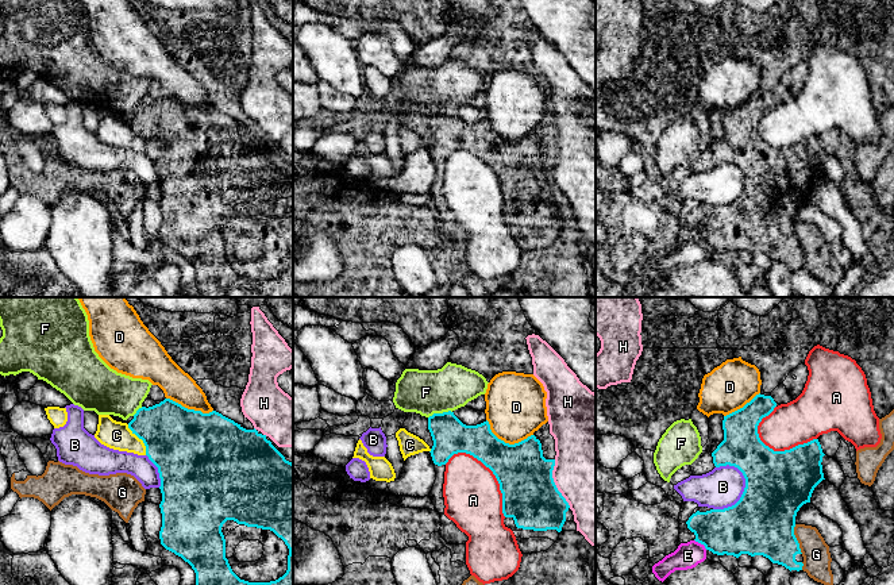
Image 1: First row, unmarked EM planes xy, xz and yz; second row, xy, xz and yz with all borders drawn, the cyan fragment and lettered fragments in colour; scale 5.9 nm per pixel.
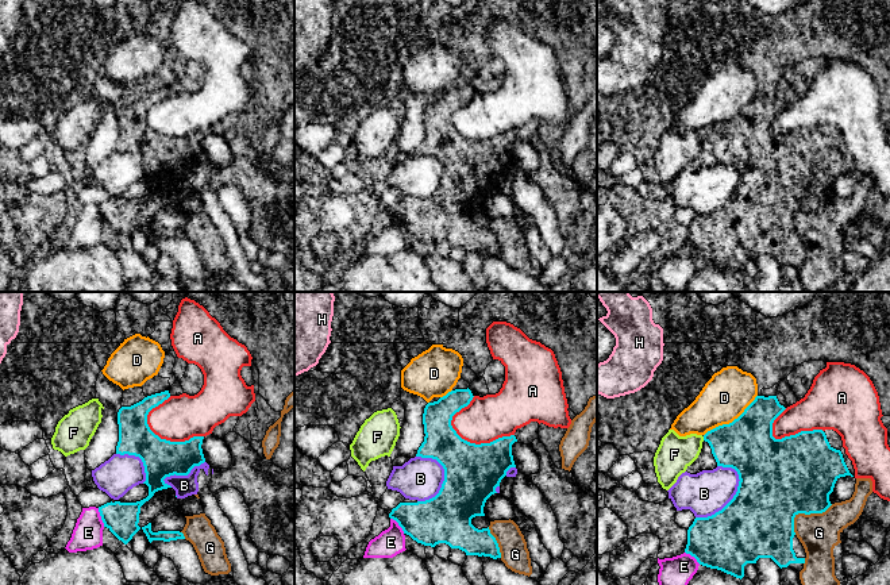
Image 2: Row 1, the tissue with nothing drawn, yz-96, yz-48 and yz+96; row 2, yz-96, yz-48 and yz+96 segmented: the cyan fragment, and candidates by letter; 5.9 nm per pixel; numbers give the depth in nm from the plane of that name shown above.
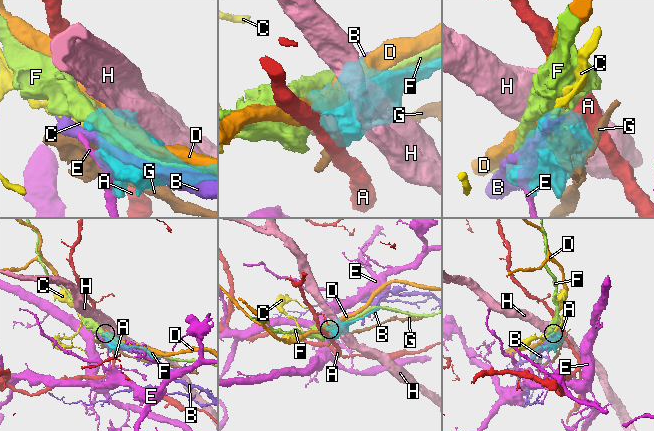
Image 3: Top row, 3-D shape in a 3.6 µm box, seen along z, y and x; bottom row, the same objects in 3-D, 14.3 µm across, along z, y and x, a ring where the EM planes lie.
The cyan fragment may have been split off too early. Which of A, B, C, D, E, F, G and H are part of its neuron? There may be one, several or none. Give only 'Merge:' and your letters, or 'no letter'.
Merge: no letter

